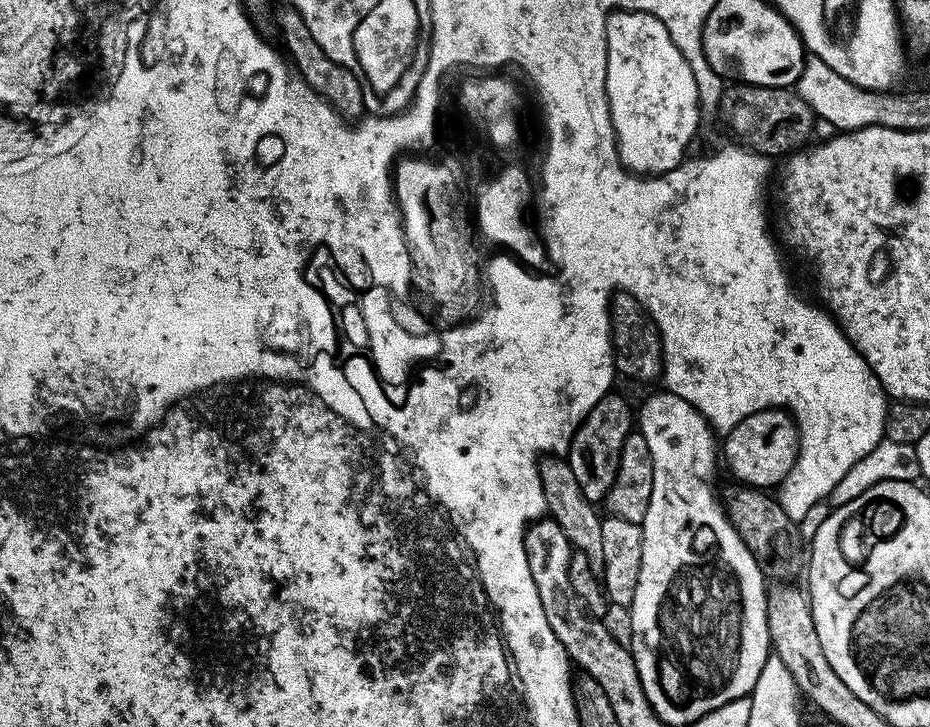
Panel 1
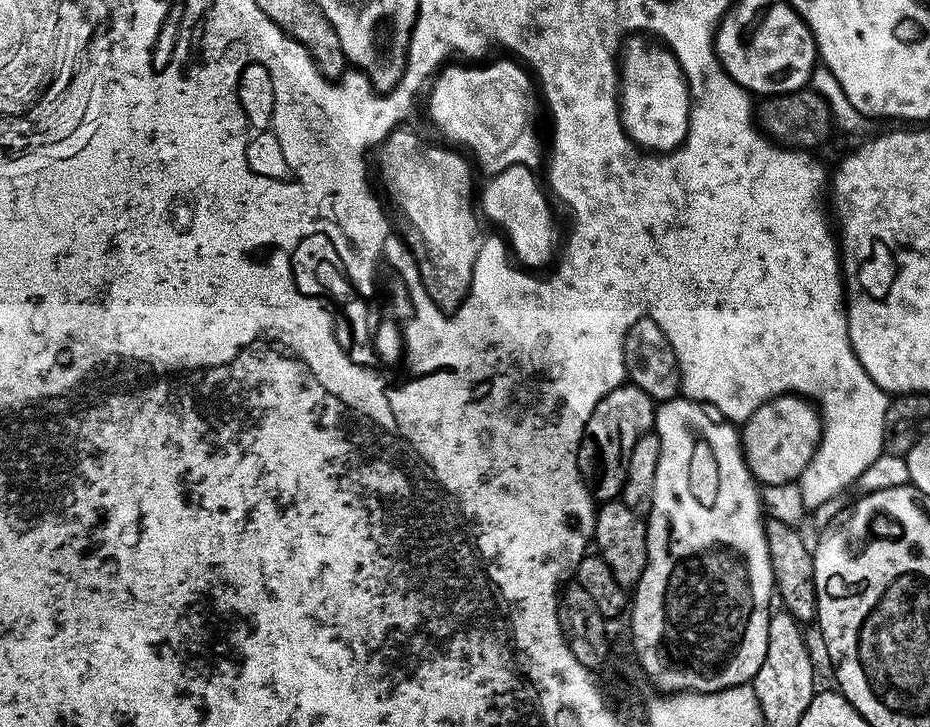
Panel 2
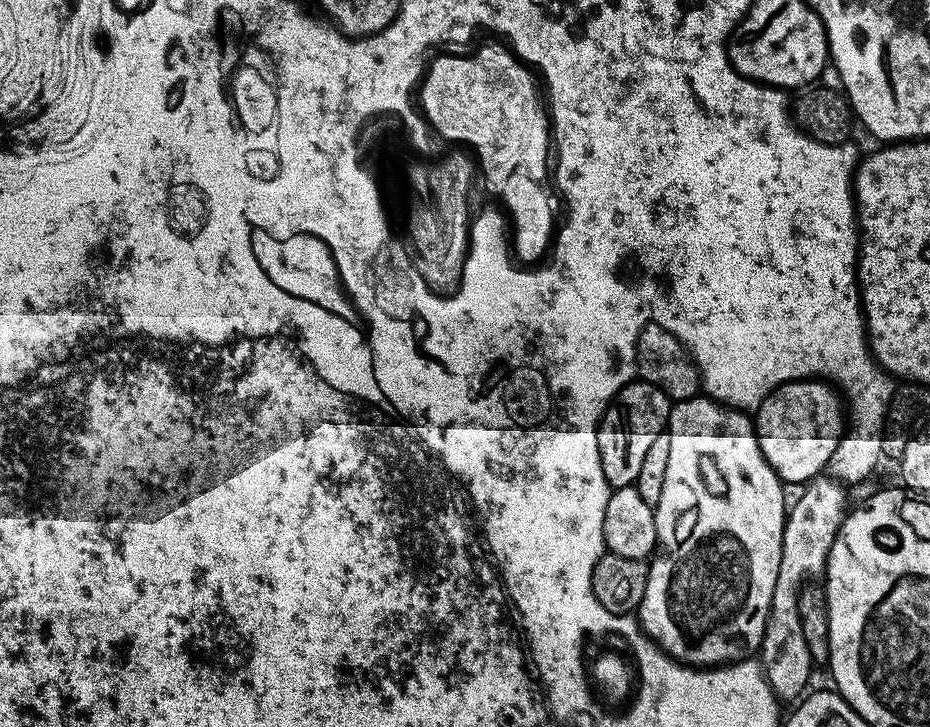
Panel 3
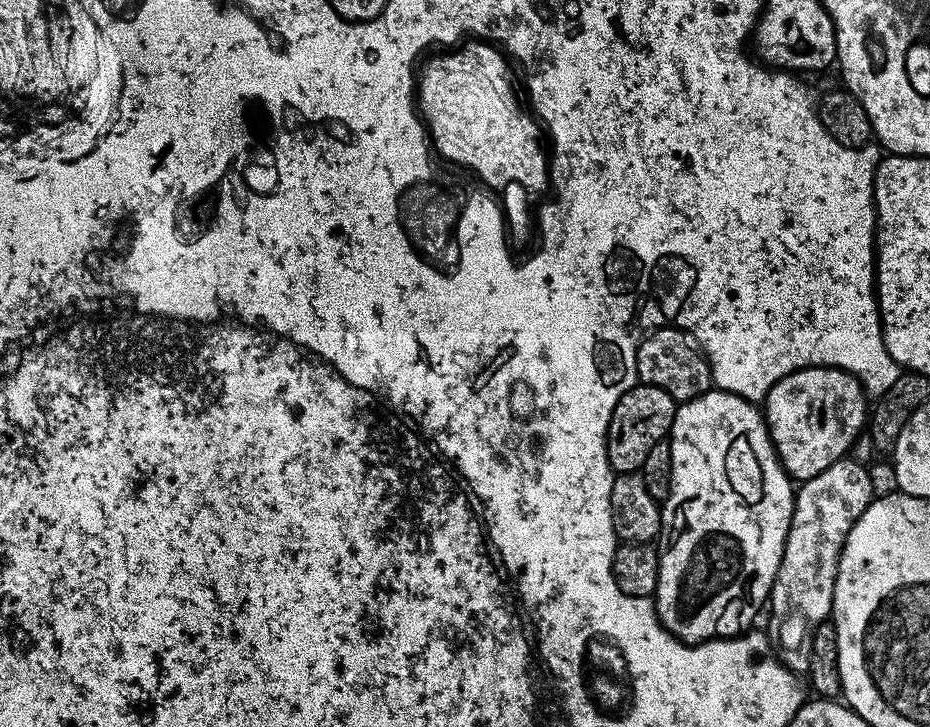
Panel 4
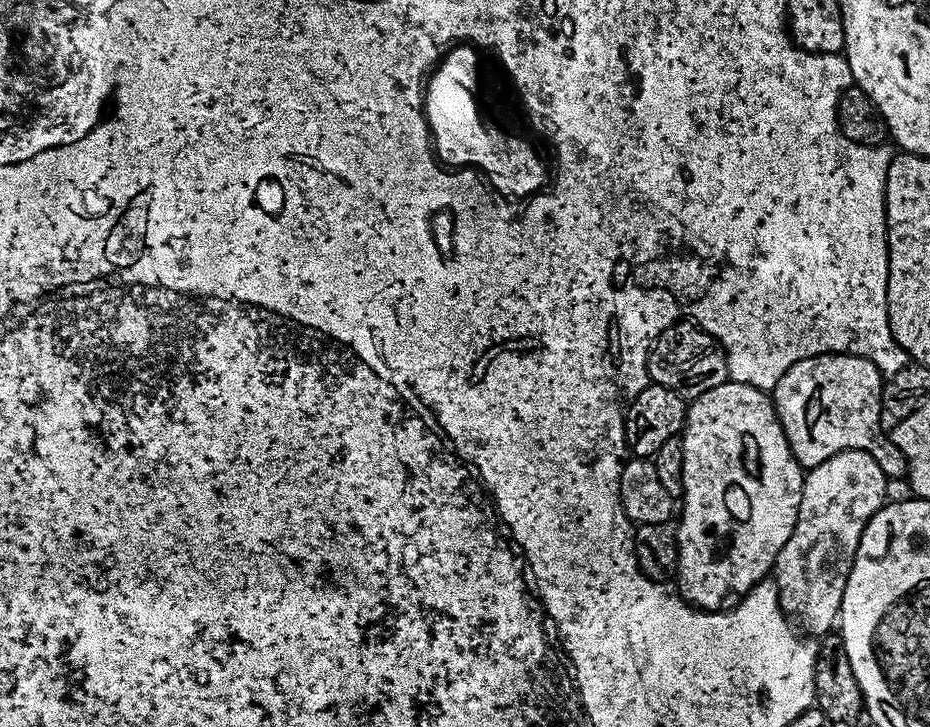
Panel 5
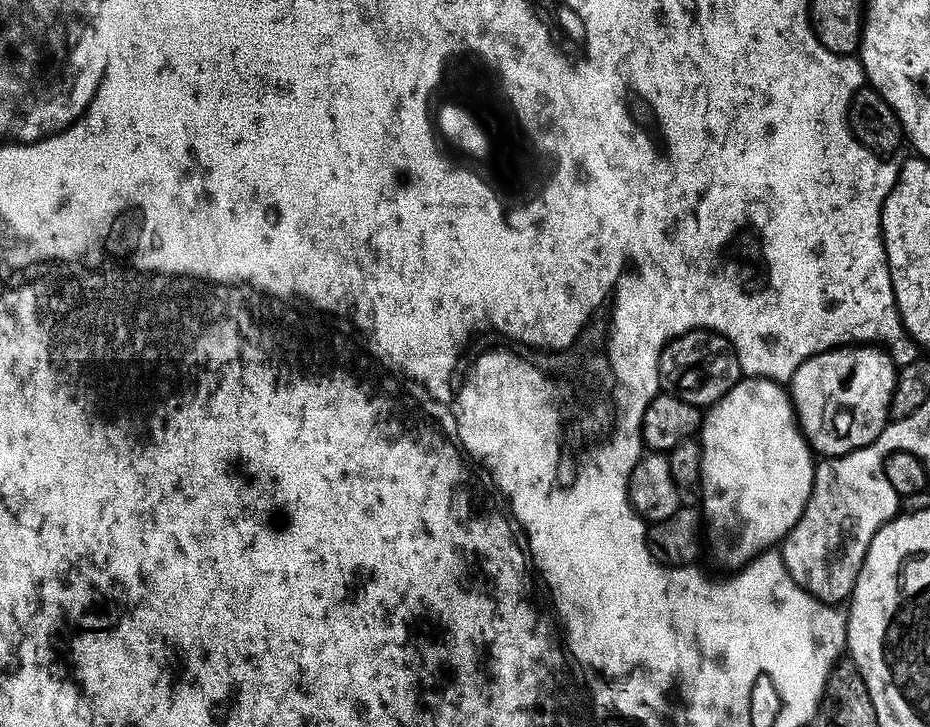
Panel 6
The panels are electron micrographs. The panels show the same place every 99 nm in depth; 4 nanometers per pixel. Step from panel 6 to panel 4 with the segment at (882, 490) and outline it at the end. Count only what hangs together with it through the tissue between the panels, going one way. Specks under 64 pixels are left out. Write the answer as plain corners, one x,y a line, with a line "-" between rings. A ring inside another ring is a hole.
845,458
826,466
822,474
803,481
795,489
790,530
766,608
769,615
766,635
776,659
791,672
807,673
812,629
825,623
832,615
840,551
854,522
858,522
866,506
874,499
872,480
864,468
867,467
861,461

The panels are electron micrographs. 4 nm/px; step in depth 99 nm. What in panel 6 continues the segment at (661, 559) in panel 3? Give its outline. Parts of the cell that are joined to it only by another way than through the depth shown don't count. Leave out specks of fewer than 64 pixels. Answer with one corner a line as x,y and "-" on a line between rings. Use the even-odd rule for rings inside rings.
744,376
728,391
721,400
717,400
703,413
698,429
698,439
702,450
702,478
700,491
702,493
702,518
706,523
706,540
712,543
712,556
721,564
724,570
735,570
744,567
755,556
775,549
788,535
788,531
802,518
802,510
806,510
806,502
812,497
814,474
816,473
817,457
808,445
804,433
800,431
800,422
796,419
796,408
792,405
789,389
781,381
767,380
761,376

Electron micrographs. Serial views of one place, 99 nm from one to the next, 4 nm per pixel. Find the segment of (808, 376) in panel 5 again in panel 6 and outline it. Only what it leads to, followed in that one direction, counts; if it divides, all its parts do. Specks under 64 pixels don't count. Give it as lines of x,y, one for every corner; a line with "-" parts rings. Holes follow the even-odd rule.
870,344
832,348
802,362
802,366
798,366
792,375
790,395
796,408
796,419
800,422
800,431
804,433
813,453
821,457
841,456
875,442
890,423
897,371
898,365
893,362
891,353

